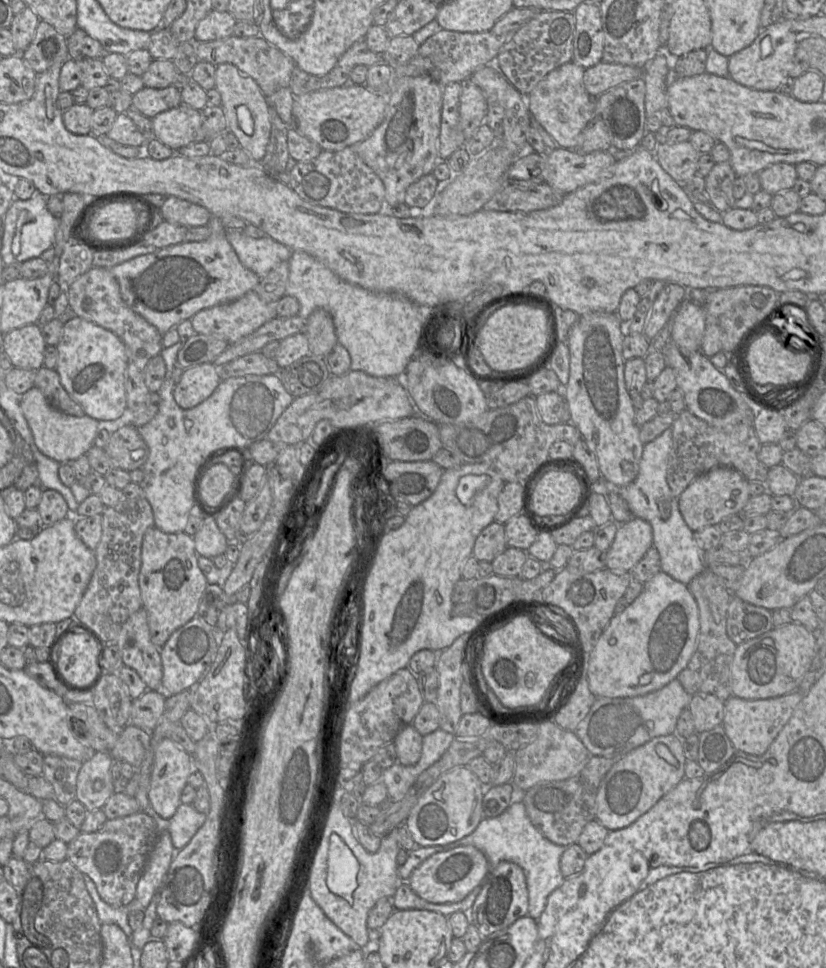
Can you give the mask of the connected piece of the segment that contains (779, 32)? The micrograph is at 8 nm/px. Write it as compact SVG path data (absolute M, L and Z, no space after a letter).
M779 20L761 32L751 45L728 57L729 77L748 88L760 91L776 91L789 77L793 58L797 51L799 35L785 21Z

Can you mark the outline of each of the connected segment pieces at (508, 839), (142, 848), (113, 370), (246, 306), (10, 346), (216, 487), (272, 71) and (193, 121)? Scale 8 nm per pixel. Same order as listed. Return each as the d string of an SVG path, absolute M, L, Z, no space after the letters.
M522 801L514 802L500 815L483 818L477 828L469 835L446 845L420 846L409 852L406 862L399 866L398 874L402 880L408 880L411 873L431 855L450 849L471 845L482 851L490 866L501 861L518 864L524 871L528 888L528 915L538 920L547 904L550 894L564 881L560 870L560 858L566 847L549 841L530 821Z
M144 811L107 819L97 831L81 832L67 843L66 860L93 880L104 902L114 907L126 906L135 899L138 881L157 836L155 820Z
M75 317L63 326L63 334L56 346L58 360L55 366L60 382L69 396L98 421L115 420L127 410L125 373L127 355L124 343L111 331Z
M252 290L235 301L201 310L190 320L197 334L216 336L230 344L253 333L263 324L277 317L276 307L277 302L265 302L255 290Z
M38 323L14 329L3 337L3 353L14 368L37 370L43 367L46 347Z
M225 464L205 468L195 486L198 501L205 507L219 504L230 490L233 479L234 474Z
M261 35L240 38L229 36L213 41L195 42L196 54L199 61L213 65L231 63L239 70L252 77L266 97L272 96L277 90L289 87L291 75L295 69L294 61L276 46L269 43Z
M180 105L156 115L151 119L151 137L174 151L205 140L200 110Z

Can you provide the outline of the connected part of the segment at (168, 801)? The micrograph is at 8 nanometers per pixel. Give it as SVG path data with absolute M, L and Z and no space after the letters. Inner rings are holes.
M163 738L155 747L148 799L155 812L171 818L192 772L192 756L171 739Z

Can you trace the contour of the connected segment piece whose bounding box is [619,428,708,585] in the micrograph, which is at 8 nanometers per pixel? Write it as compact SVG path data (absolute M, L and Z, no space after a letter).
M672 429L665 430L653 441L644 444L638 474L633 482L620 487L619 493L626 501L634 517L650 523L653 531L653 547L660 555L661 571L675 580L688 584L708 566L703 559L703 550L697 545L693 531L684 521L676 497L666 479L667 463L672 447Z

